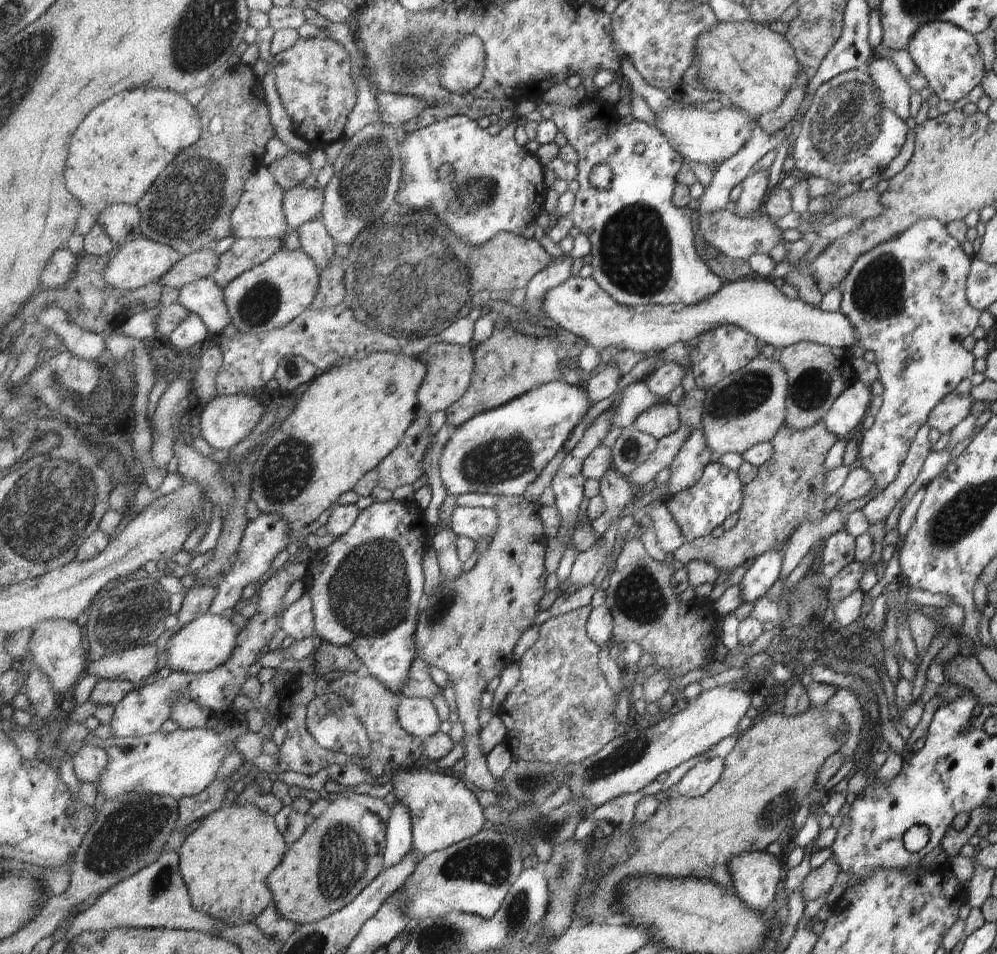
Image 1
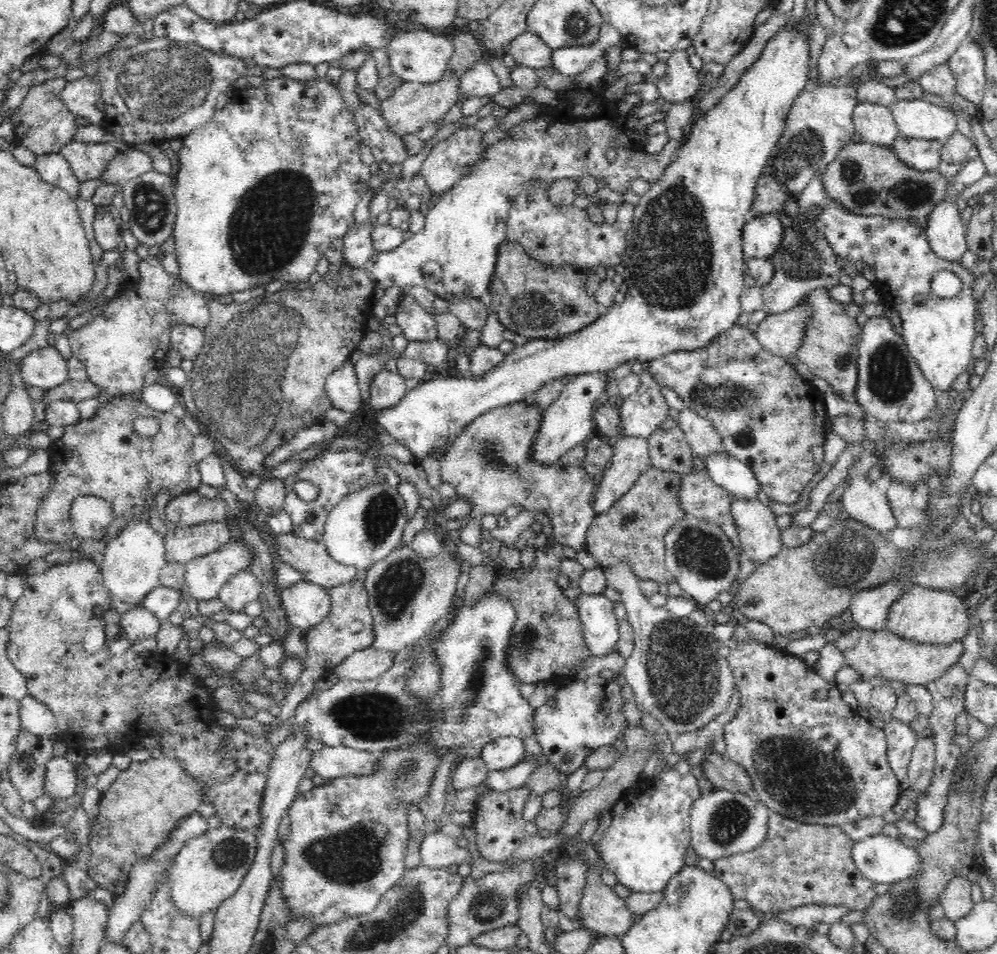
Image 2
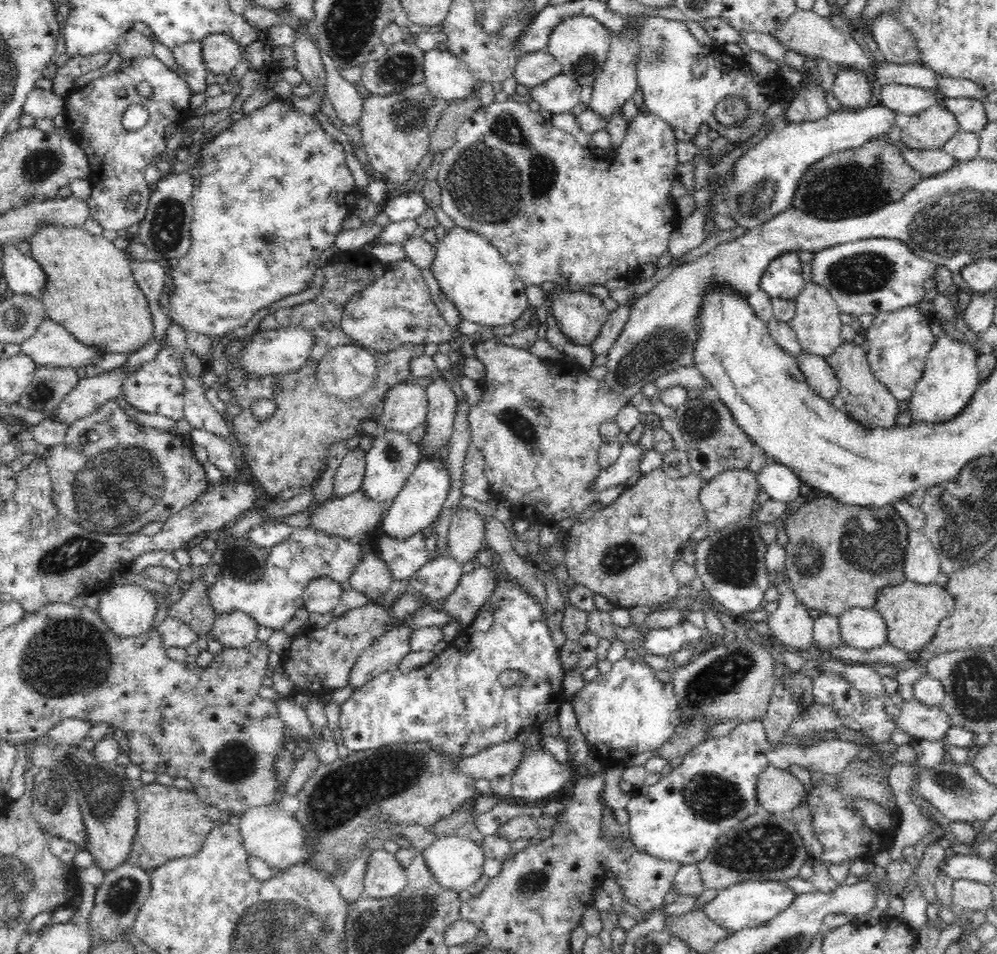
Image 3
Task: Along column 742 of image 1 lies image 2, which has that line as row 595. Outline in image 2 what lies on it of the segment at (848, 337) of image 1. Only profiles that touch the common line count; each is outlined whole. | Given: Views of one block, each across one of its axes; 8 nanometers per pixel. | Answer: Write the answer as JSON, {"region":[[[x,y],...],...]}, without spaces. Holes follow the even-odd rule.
{"region":[[[303,579],[281,589],[279,597],[288,624],[305,631],[319,625],[332,610],[329,589]]]}

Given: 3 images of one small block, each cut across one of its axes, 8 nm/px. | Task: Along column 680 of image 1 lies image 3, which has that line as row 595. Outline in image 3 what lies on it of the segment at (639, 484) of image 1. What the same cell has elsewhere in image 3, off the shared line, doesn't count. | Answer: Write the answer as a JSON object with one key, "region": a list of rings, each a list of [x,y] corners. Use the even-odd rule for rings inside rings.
{"region":[[[438,556],[428,560],[409,580],[409,588],[418,593],[428,595],[431,601],[446,600],[464,576],[463,564],[454,558]]]}

